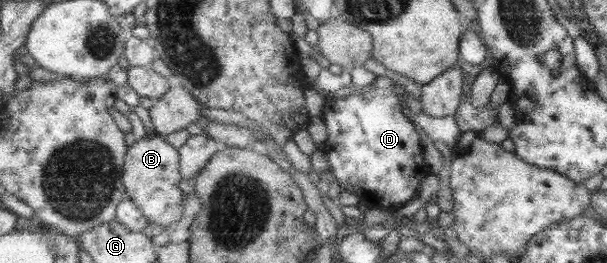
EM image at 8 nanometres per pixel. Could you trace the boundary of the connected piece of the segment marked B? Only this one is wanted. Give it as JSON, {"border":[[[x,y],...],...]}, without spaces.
{"border":[[[164,135],[142,138],[130,146],[123,179],[126,180],[130,198],[139,204],[150,222],[159,224],[164,231],[177,226],[185,218],[185,192],[181,188],[184,179],[181,151],[167,142]]]}

